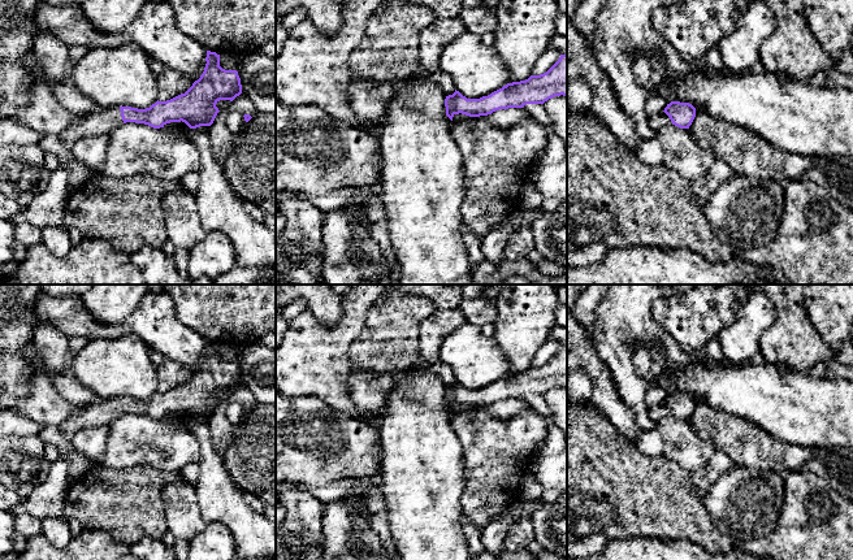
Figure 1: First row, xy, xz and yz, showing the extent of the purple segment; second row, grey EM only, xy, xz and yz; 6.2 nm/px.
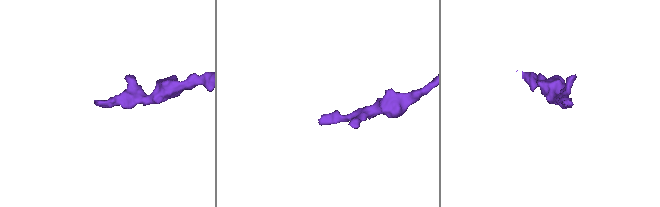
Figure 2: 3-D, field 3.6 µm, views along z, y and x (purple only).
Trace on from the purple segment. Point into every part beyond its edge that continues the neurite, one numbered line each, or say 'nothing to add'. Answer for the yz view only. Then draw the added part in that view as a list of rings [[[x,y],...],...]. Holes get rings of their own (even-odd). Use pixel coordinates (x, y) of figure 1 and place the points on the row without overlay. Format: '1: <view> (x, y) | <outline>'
1: yz (661, 411) | [[[661,403],[655,405],[653,409],[650,409],[650,417],[653,418],[655,424],[661,421],[662,418],[670,417],[670,416],[672,416],[672,413],[664,403]]]

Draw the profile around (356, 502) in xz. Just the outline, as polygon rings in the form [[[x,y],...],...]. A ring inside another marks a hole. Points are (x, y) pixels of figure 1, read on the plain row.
[[[348,492],[341,499],[341,502],[347,503],[351,507],[355,516],[361,516],[371,521],[371,515],[368,513],[363,496],[355,492]]]

